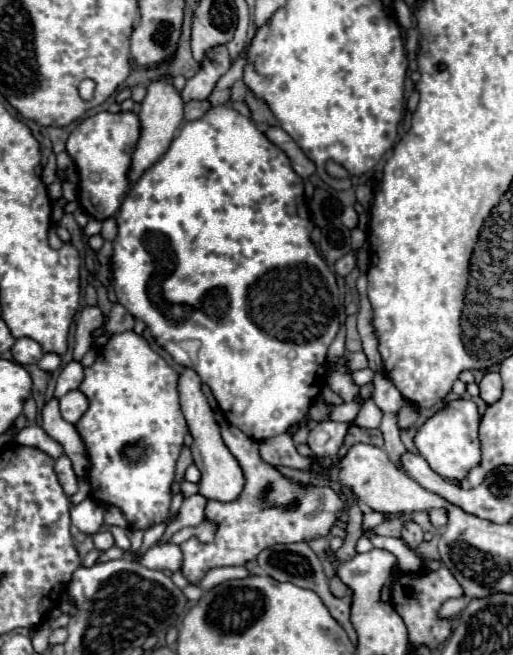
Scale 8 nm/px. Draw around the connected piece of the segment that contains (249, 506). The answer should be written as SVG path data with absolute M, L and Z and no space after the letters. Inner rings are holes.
M223 421L219 427L221 427L225 445L229 447L229 451L235 455L235 459L241 463L241 469L245 471L245 489L233 503L217 503L217 501L207 503L205 515L209 515L209 519L217 519L219 523L219 531L211 543L203 545L203 543L197 543L197 539L193 537L181 543L181 551L183 551L181 571L193 585L197 585L211 567L245 565L247 561L253 561L265 547L271 547L277 543L309 541L313 537L327 535L345 509L345 503L333 489L297 487L281 473L277 473L273 467L269 467L259 457L257 441L249 439L241 429L233 427L227 421ZM265 483L277 483L277 487L273 487L269 495L263 495ZM269 499L273 499L277 507L269 507ZM289 499L301 499L301 503L297 505L297 511L293 509L289 511Z

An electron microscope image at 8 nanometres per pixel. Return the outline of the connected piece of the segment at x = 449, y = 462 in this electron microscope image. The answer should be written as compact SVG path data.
M469 399L449 401L445 407L435 413L415 435L415 445L419 453L427 459L429 467L437 471L443 479L463 481L467 473L481 463L481 443L479 443L479 411L477 405Z

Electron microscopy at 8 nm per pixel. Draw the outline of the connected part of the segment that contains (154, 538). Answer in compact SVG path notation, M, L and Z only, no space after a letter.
M160 523L155 525L151 529L148 529L143 538L143 545L140 549L137 550L138 555L143 555L151 545L154 545L161 539L163 533L165 532L166 524Z

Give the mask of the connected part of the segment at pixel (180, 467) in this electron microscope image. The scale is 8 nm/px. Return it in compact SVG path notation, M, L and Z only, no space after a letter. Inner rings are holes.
M183 447L181 451L181 457L177 461L177 475L175 475L175 483L173 483L173 493L177 493L181 489L181 483L183 483L183 475L185 475L185 469L193 463L193 457L191 457L191 451L189 447Z

